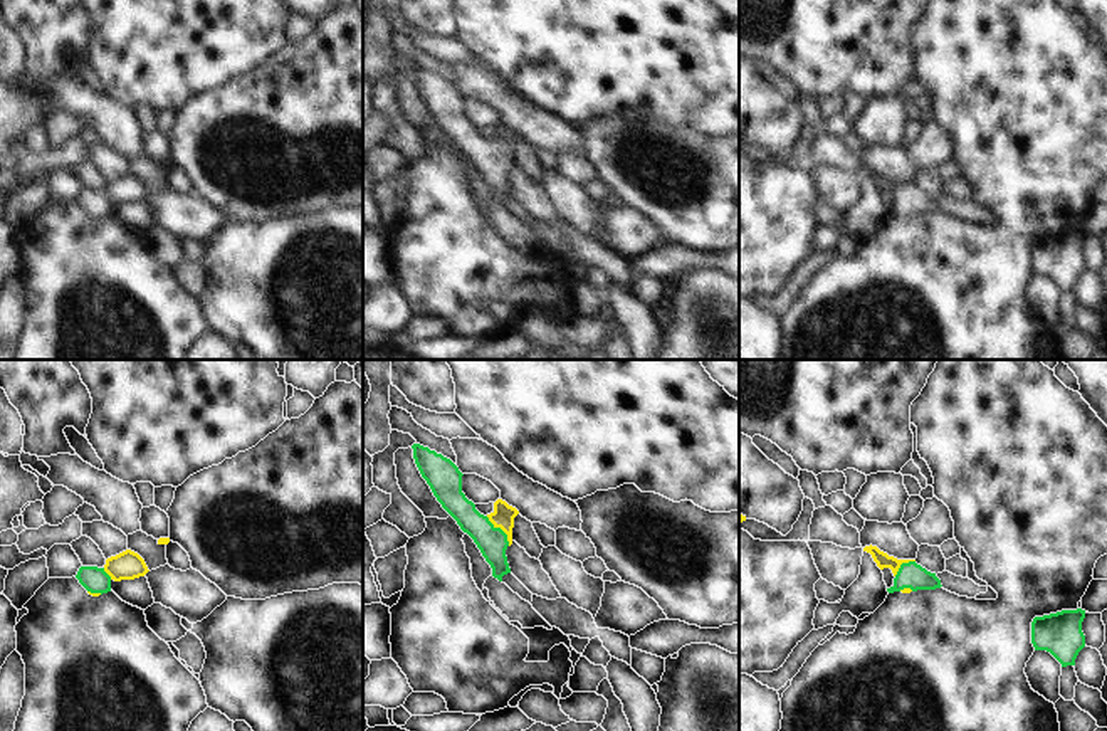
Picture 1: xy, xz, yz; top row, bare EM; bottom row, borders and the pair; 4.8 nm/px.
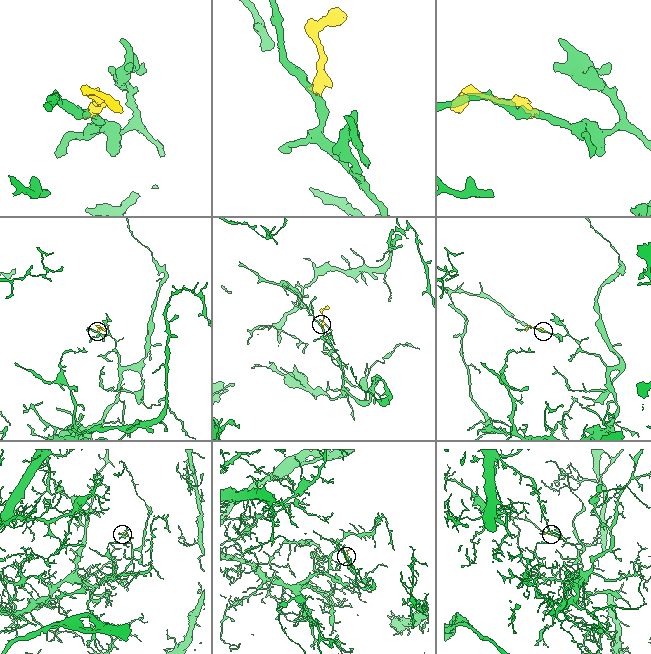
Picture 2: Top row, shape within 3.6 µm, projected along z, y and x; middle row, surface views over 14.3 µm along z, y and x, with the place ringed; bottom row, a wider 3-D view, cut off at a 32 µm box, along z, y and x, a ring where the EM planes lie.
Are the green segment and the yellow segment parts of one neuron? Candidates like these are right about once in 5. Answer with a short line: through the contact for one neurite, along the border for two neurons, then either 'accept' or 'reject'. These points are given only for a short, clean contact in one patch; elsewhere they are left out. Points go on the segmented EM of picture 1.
line xz (493, 541), (501, 530), (503, 516); accept

